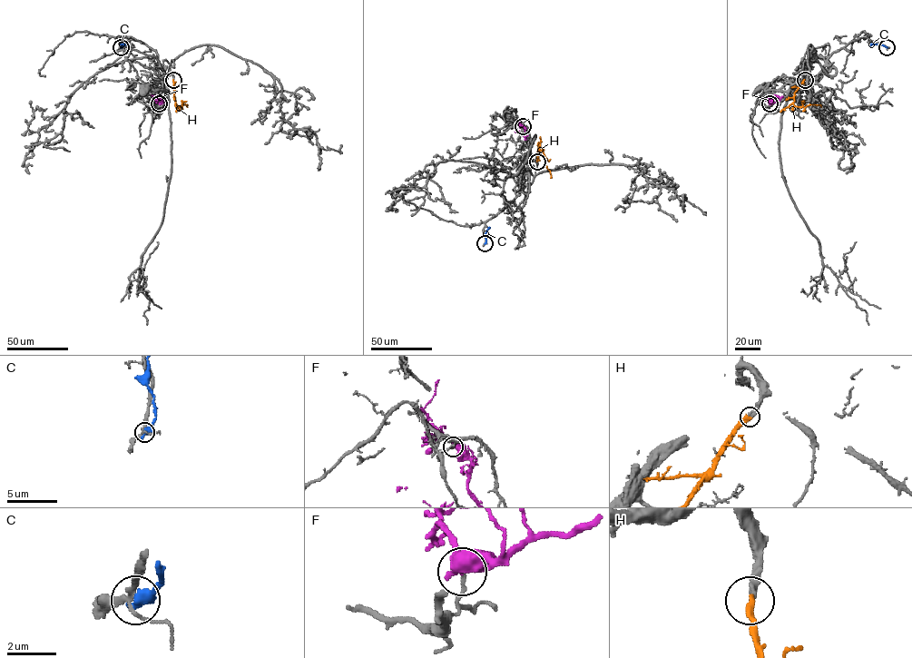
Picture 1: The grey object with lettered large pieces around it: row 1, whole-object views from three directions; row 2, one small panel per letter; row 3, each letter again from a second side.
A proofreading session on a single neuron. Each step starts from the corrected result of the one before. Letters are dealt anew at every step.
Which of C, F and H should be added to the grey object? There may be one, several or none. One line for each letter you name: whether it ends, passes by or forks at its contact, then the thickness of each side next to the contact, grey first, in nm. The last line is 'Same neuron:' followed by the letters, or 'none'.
H: it ends | 280/360 nm
Same neuron: H

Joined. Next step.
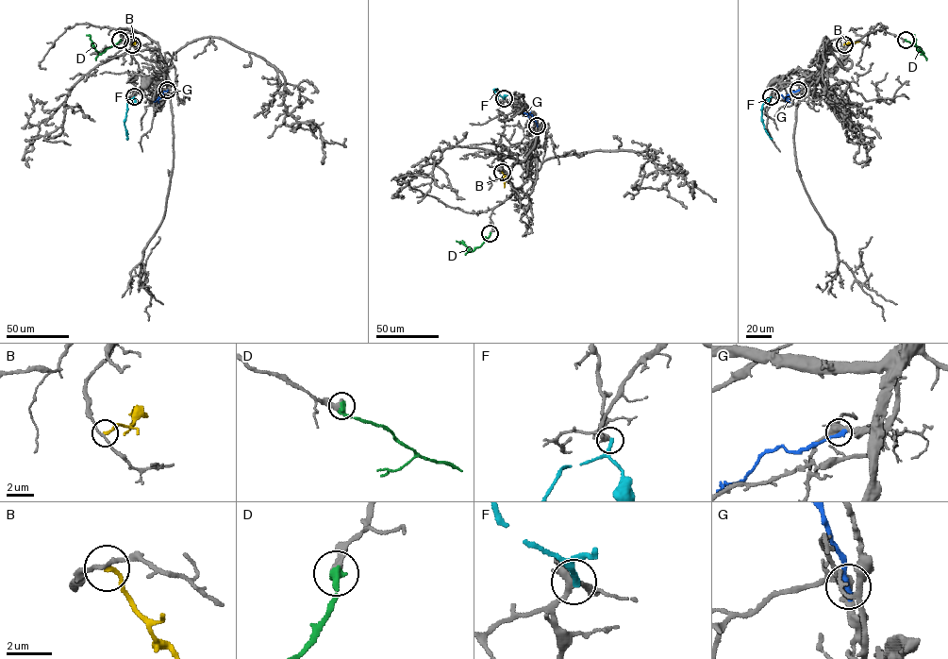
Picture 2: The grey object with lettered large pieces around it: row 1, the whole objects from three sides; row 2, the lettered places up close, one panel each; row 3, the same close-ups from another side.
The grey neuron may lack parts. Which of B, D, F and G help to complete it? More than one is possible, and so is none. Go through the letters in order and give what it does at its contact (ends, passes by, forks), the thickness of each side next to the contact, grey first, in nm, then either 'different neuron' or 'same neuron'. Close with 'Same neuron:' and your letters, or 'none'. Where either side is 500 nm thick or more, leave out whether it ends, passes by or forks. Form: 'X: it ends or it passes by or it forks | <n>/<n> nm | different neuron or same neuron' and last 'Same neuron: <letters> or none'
B: it ends | 160/190 nm | different neuron
D: it ends | 400/480 nm | same neuron
F: it ends | 280/280 nm | different neuron
G: it ends | 380/320 nm | different neuron
Same neuron: D

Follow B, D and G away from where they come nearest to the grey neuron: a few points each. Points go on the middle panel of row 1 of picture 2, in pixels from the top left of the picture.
B: (502, 172), (506, 177), (504, 187)
D: (490, 233), (473, 251), (456, 241)
G: (537, 126), (527, 113), (528, 117)

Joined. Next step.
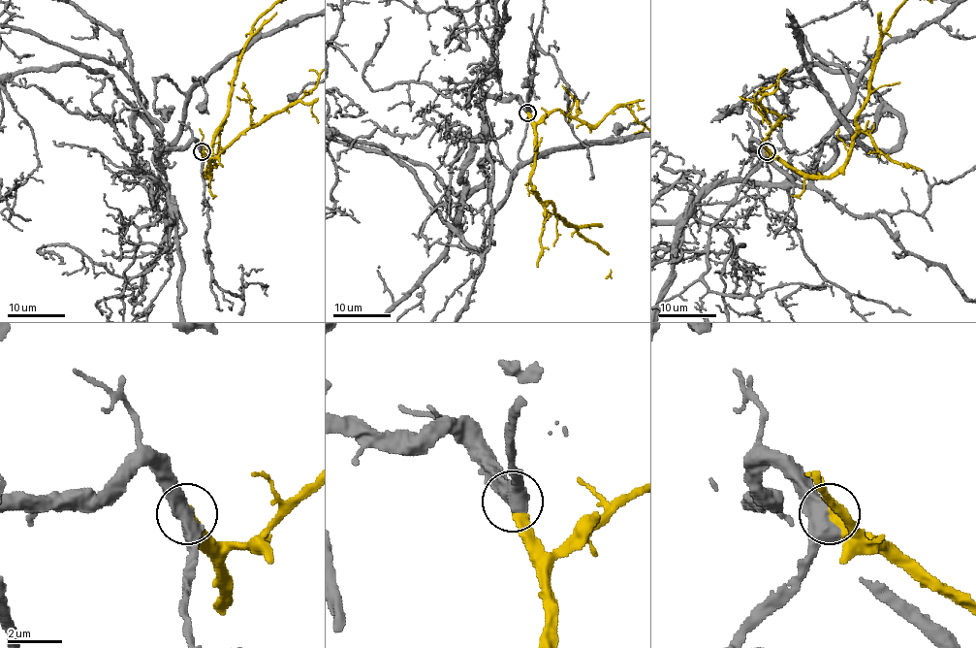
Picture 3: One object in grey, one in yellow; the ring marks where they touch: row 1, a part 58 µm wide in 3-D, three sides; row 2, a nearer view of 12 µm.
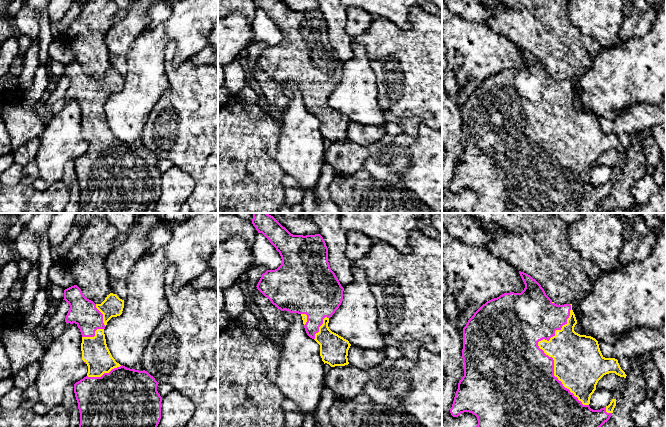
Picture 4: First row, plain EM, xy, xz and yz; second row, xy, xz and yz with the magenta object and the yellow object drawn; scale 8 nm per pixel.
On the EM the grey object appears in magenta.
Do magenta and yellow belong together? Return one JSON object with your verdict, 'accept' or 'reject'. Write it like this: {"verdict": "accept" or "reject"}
{"verdict": "accept"}

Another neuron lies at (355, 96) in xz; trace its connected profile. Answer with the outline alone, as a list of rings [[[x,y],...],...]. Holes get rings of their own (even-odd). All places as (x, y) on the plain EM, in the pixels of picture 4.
[[[352,43],[353,57],[343,67],[339,84],[329,94],[329,105],[362,125],[384,126],[384,111],[378,104],[376,75],[370,65],[366,47]]]

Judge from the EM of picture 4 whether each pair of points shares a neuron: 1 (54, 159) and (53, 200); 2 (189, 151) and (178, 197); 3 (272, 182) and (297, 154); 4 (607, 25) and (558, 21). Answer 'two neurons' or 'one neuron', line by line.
1: two neurons
2: two neurons
3: two neurons
4: two neurons

